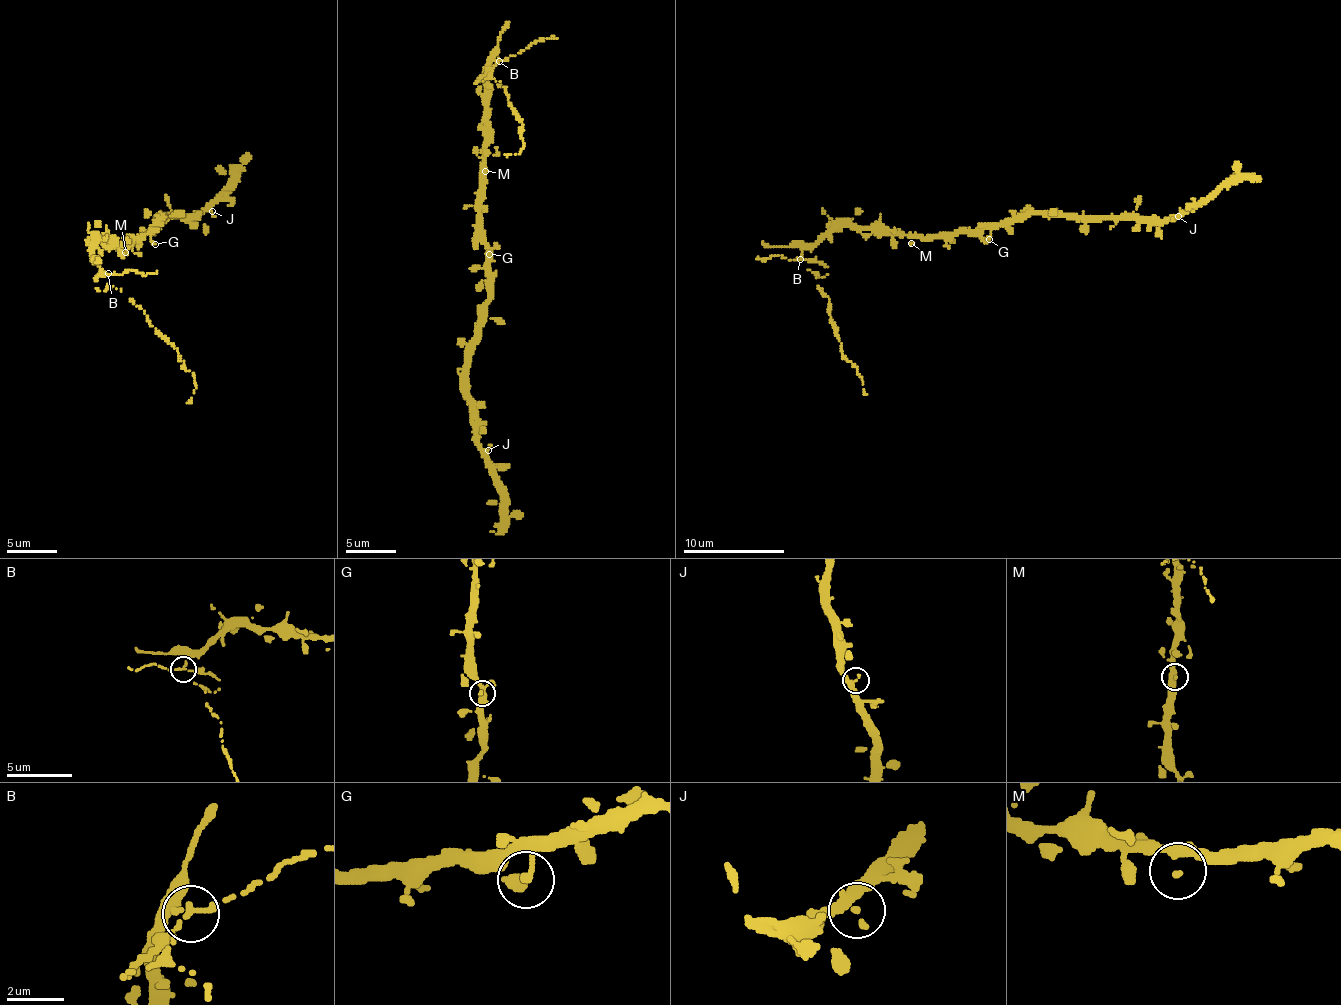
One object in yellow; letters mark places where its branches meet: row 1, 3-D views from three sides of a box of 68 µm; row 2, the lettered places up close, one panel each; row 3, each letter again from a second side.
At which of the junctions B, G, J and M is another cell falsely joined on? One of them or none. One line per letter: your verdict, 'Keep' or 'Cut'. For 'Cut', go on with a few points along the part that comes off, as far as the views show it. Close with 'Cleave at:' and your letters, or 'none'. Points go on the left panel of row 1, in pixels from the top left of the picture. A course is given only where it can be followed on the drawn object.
B: Cut. Course of the part to remove: (107, 274), (96, 281), (100, 291), (121, 289), (194, 378), (196, 388), (187, 403)
G: Keep
J: Keep
M: Keep
Cleave at: B

